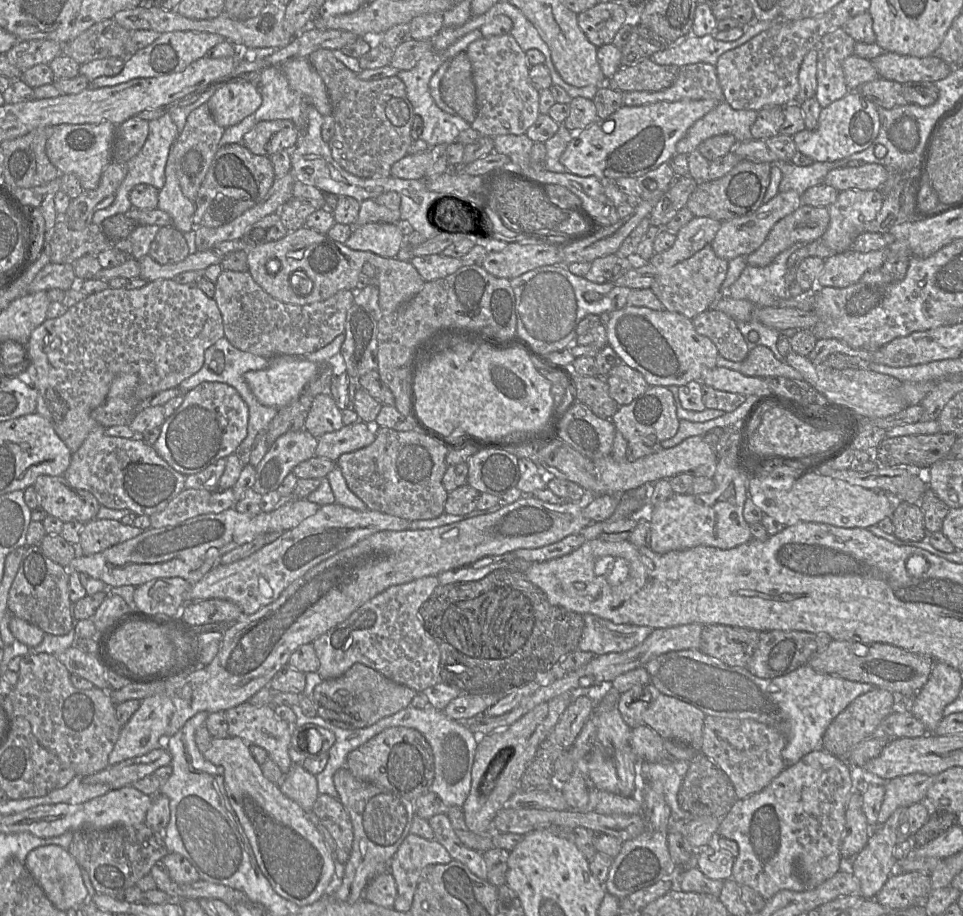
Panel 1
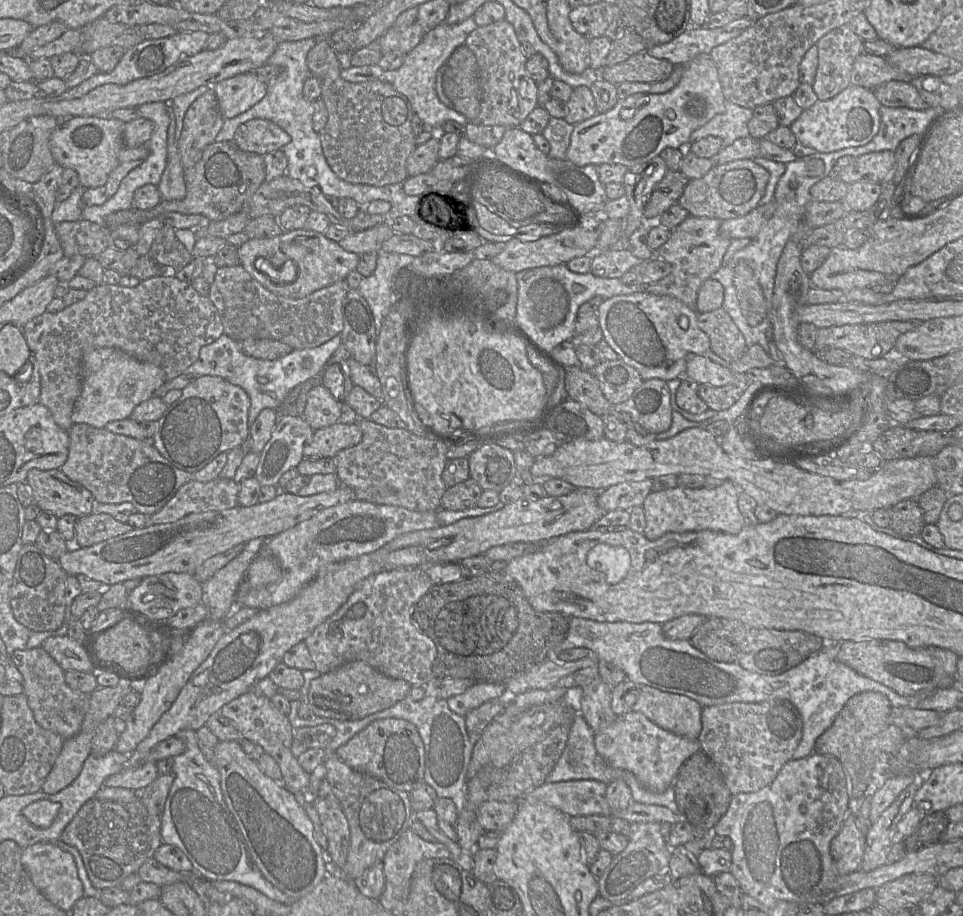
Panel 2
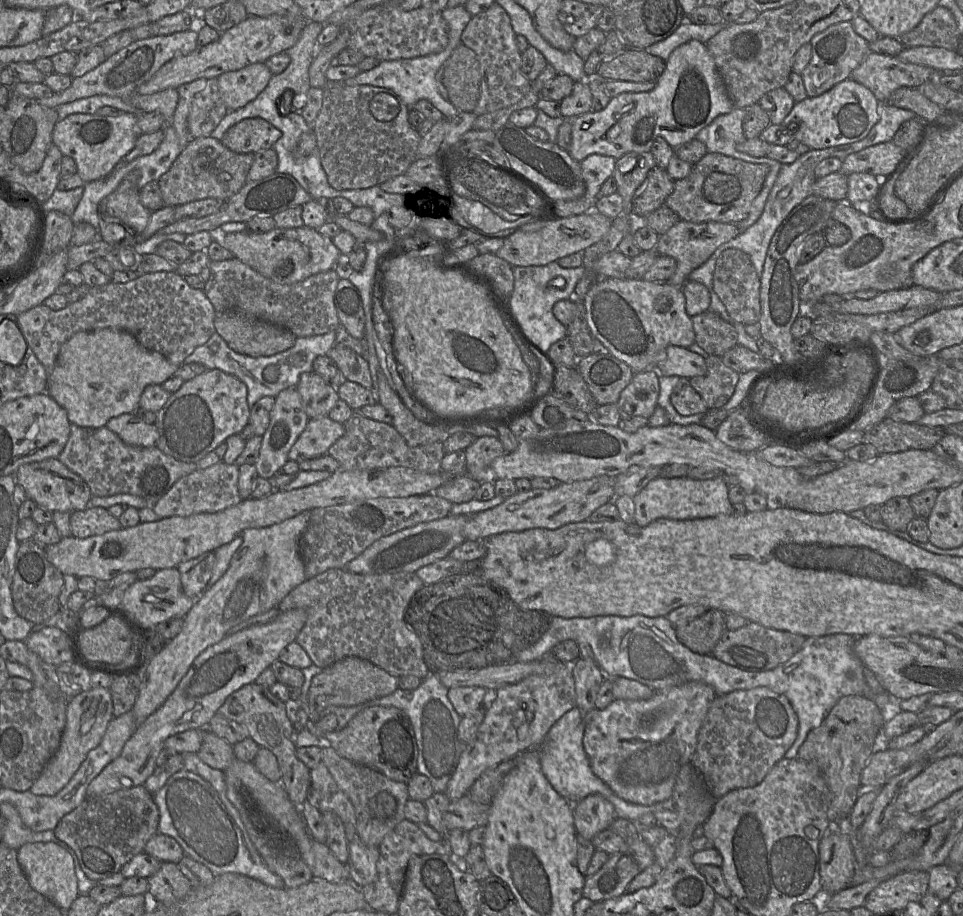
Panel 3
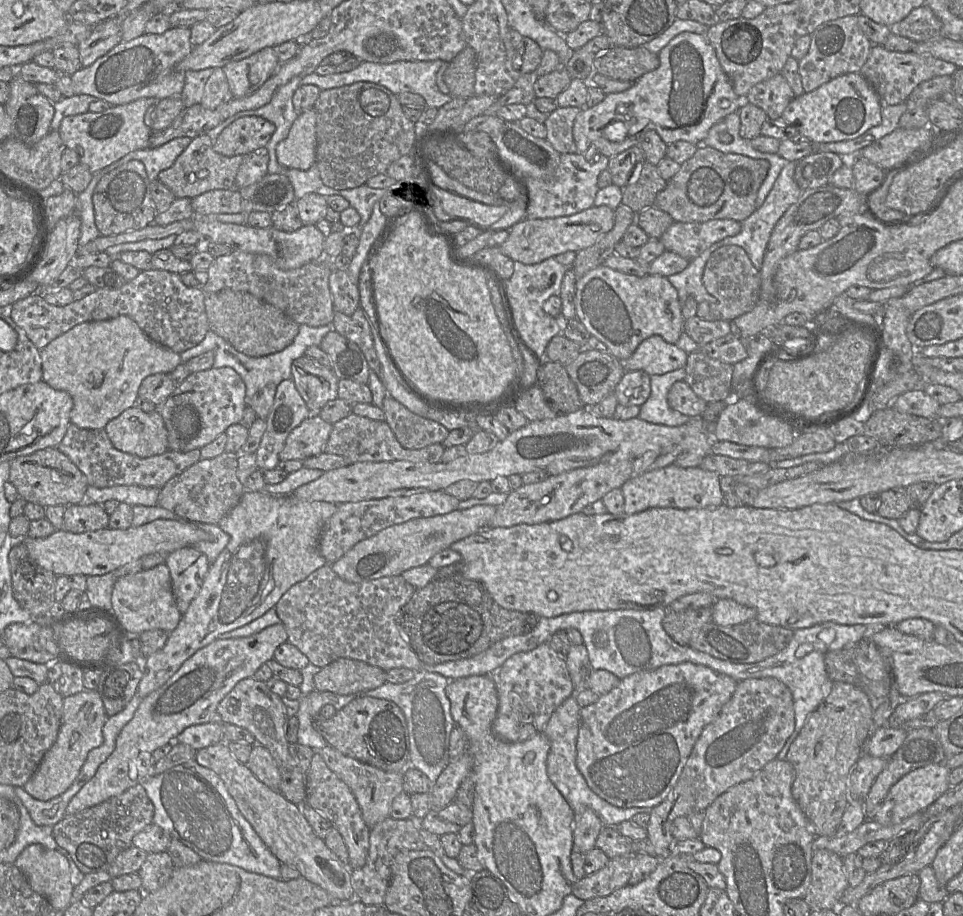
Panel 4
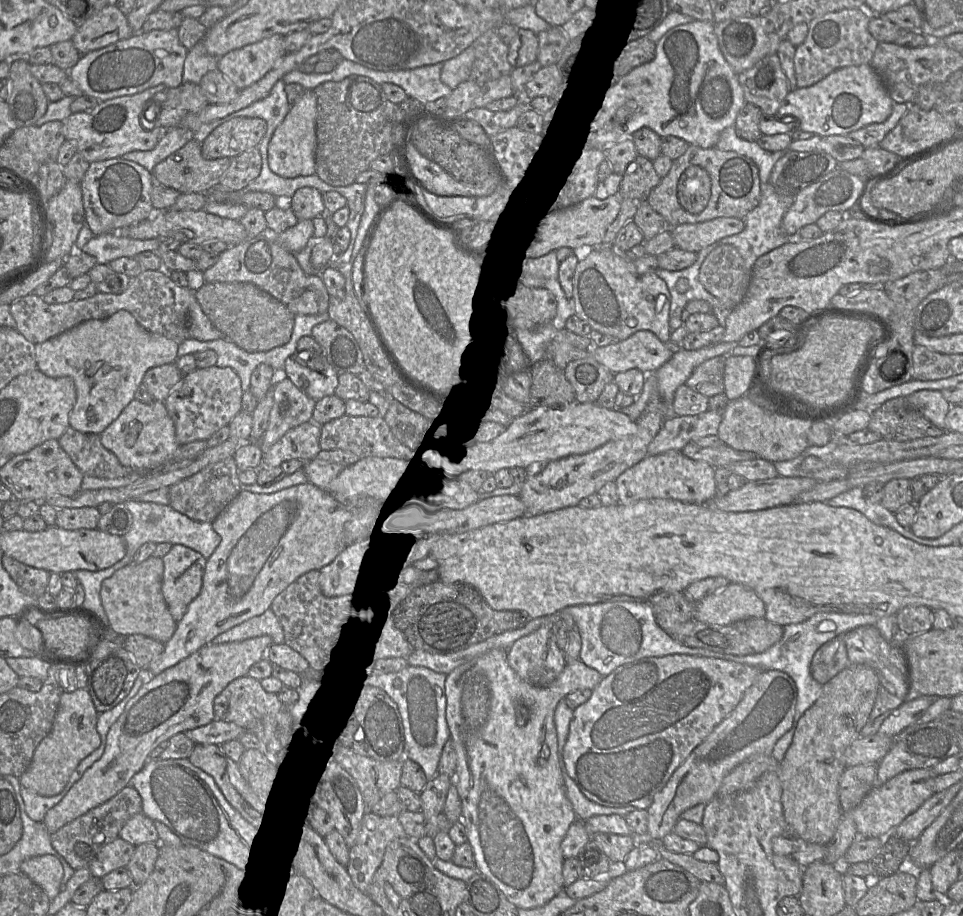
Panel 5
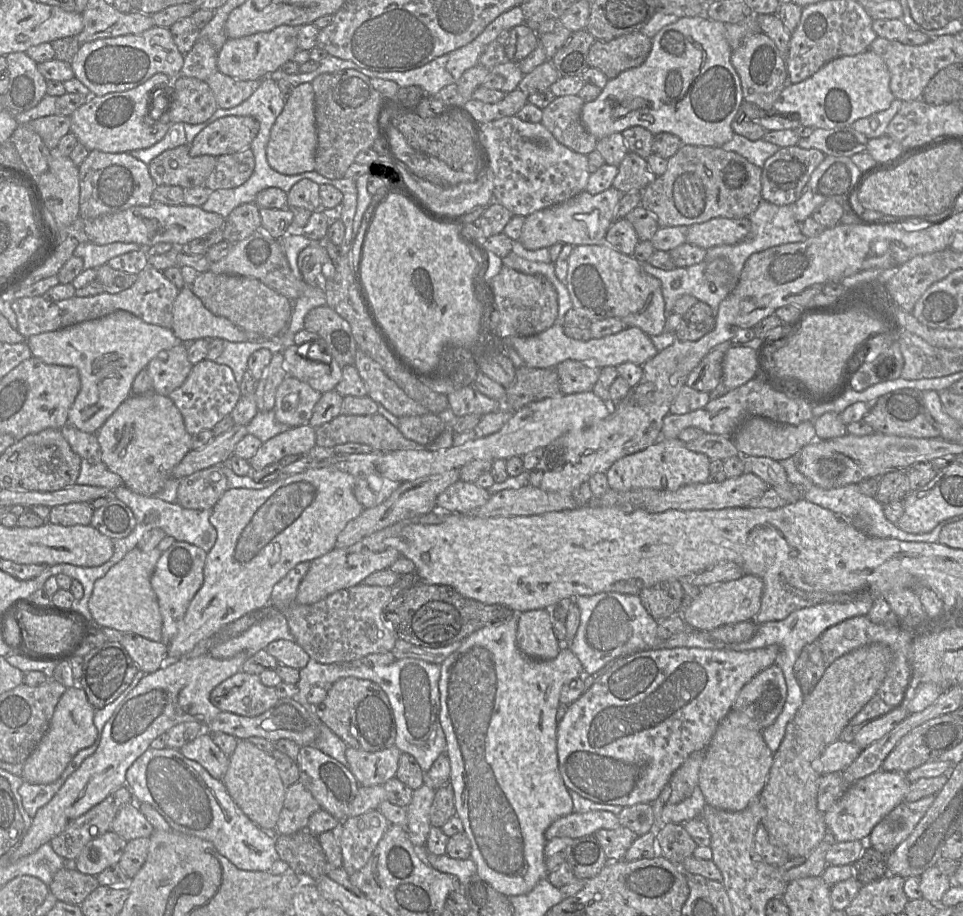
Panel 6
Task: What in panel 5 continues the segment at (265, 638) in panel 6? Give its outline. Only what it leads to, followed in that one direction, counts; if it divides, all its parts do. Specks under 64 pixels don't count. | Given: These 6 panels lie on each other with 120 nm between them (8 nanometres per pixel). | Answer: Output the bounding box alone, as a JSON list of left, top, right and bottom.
[211,607,285,644]

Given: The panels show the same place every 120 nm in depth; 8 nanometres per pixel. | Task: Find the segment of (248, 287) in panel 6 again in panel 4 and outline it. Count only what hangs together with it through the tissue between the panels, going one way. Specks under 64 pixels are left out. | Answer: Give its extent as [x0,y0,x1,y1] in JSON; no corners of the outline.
[204,288,299,357]

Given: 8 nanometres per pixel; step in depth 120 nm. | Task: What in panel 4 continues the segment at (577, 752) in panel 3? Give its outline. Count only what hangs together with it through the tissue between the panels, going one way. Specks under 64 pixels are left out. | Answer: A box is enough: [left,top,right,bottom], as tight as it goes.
[543,690,650,827]

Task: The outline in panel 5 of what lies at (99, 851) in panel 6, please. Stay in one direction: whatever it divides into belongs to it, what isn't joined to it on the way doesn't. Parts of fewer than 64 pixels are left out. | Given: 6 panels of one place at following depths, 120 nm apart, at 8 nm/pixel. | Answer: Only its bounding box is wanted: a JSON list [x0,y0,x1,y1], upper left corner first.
[88,837,134,879]

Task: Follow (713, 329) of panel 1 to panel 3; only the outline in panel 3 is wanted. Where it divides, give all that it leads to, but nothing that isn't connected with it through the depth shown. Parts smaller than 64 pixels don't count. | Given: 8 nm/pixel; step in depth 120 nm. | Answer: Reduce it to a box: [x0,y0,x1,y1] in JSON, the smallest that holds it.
[691,310,738,357]

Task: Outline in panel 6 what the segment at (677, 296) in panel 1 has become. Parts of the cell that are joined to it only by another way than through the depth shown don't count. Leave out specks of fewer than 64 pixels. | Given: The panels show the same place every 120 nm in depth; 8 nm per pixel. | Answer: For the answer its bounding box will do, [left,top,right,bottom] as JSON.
[686,218,751,249]

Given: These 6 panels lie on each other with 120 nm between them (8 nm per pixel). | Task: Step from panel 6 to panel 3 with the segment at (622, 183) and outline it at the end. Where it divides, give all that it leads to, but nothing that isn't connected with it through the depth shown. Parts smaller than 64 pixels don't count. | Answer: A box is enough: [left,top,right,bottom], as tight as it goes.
[632,166,674,221]

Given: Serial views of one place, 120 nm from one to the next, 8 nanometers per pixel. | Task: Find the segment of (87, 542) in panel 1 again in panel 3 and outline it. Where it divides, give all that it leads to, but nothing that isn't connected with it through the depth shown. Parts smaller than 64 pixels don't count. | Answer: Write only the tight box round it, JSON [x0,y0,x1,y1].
[70,506,122,538]

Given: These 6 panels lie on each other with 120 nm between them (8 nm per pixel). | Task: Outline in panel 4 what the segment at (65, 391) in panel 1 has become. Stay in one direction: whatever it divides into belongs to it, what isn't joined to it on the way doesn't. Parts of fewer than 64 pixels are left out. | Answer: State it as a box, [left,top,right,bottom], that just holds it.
[10,269,210,354]

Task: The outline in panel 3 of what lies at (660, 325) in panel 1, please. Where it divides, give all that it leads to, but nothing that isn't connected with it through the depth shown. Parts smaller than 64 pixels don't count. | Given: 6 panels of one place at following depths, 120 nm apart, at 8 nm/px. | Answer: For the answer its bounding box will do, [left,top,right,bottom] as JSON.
[583,277,695,373]

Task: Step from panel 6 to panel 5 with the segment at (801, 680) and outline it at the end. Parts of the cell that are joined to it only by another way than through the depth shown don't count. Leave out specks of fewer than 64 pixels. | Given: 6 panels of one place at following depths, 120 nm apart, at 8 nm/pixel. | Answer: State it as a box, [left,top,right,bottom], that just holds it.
[811,635,859,685]

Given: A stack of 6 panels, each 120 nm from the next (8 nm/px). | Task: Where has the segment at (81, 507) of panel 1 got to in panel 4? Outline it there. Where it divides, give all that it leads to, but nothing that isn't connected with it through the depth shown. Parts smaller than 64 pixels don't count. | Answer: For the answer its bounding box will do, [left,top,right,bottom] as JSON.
[8,447,88,507]

